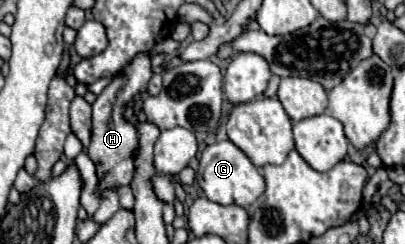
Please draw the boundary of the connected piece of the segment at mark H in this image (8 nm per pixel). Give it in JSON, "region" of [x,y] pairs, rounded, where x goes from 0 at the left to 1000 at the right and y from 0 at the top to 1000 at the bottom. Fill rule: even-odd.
{"region":[[[351,217],[341,225],[321,266],[301,283],[301,299],[242,389],[242,406],[227,430],[227,578],[217,602],[222,652],[242,684],[242,725],[247,742],[247,783],[262,766],[301,766],[321,758],[331,725],[331,660],[326,660],[326,619],[341,602],[341,553],[331,512],[311,504],[301,463],[306,463],[306,422],[321,422],[336,381],[351,381],[375,316],[375,275],[370,275],[370,225]]]}

